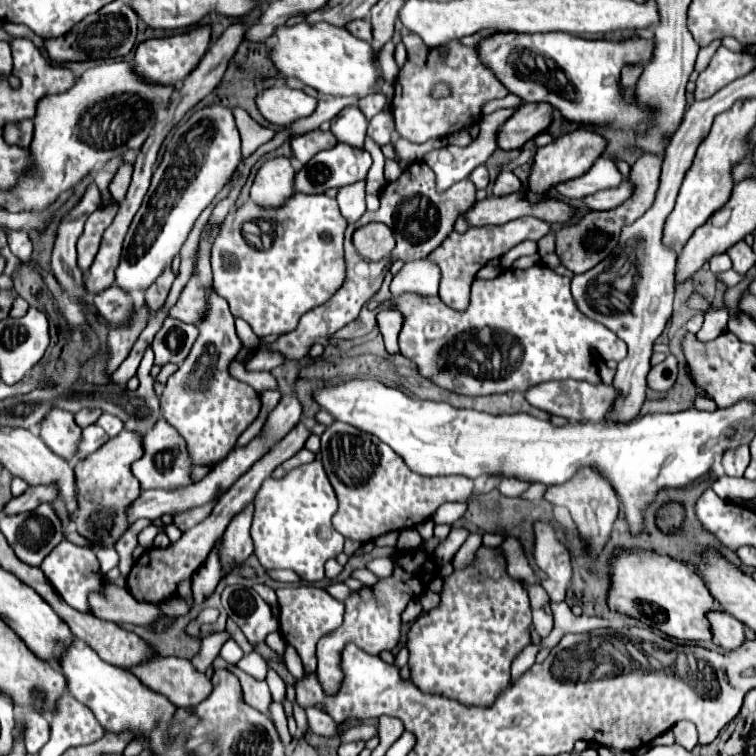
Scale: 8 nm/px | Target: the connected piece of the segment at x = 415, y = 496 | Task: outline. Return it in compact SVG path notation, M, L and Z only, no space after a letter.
M334 421L330 427L326 427L326 431L322 433L322 465L324 471L336 491L338 497L338 511L332 519L334 529L338 533L342 533L348 539L360 541L360 543L368 543L374 541L376 537L388 533L388 531L402 531L402 529L416 529L420 523L428 521L436 509L444 503L466 503L472 489L474 489L474 481L466 479L466 477L422 477L418 473L414 473L404 459L394 453L386 443L382 443L378 437L364 433L348 423L338 423Z

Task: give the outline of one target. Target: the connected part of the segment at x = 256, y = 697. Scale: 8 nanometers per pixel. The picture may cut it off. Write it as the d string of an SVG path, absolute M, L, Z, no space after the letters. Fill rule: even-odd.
M216 657L214 659L214 667L228 667L232 673L238 675L240 683L242 683L242 691L244 691L244 701L258 709L260 713L264 715L270 715L270 703L272 703L272 697L270 697L270 691L268 691L268 685L264 681L256 681L252 677L248 677L246 673L242 673L236 665L226 665L226 661L222 657Z

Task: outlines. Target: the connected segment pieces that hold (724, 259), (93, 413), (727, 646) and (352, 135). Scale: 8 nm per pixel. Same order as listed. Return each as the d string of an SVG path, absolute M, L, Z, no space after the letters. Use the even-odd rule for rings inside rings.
M726 253L710 259L710 271L712 273L722 273L722 271L728 271L730 267L732 267L732 261L730 261L730 257Z
M82 409L82 411L78 411L76 413L76 421L78 421L78 425L92 425L98 417L102 415L102 409Z
M726 611L724 613L712 613L710 625L714 629L714 643L724 651L734 651L746 641L744 623Z
M346 107L338 117L334 117L330 131L338 139L338 143L352 145L356 149L364 149L364 139L366 139L366 117L358 107Z

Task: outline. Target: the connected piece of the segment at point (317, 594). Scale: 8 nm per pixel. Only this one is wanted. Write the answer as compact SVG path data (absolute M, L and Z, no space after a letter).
M300 585L300 587L284 587L276 591L278 605L280 605L280 629L286 643L298 651L306 673L316 671L316 643L320 637L334 633L344 623L344 605L336 601L328 591L318 589L314 585Z

